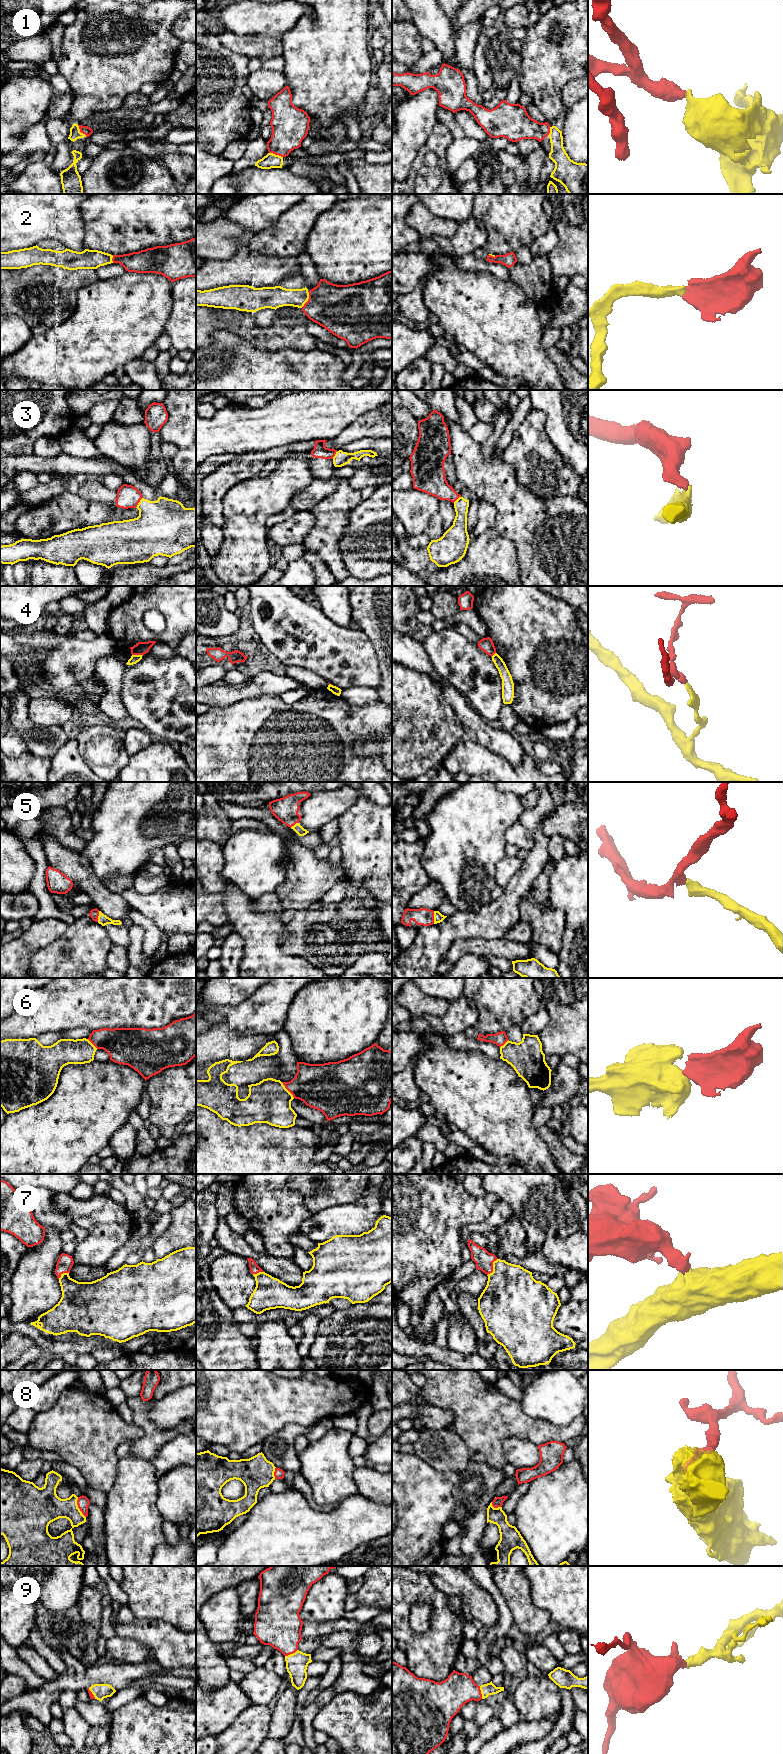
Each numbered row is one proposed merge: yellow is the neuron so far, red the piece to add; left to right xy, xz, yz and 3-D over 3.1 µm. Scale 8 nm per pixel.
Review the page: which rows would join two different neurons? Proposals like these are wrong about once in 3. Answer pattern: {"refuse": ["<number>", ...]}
{"refuse": ["3", "4", "6", "8"]}

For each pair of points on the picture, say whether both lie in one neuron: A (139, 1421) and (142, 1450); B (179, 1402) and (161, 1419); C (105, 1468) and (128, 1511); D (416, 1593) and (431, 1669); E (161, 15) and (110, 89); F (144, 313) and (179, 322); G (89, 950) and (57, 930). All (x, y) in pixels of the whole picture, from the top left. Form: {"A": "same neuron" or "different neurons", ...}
{"A": "same neuron", "B": "same neuron", "C": "different neurons", "D": "same neuron", "E": "same neuron", "F": "different neurons", "G": "different neurons"}

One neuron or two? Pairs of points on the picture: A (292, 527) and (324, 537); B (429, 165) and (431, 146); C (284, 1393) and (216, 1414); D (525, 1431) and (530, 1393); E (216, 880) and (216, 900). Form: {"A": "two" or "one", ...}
{"A": "two", "B": "two", "C": "one", "D": "two", "E": "two"}

